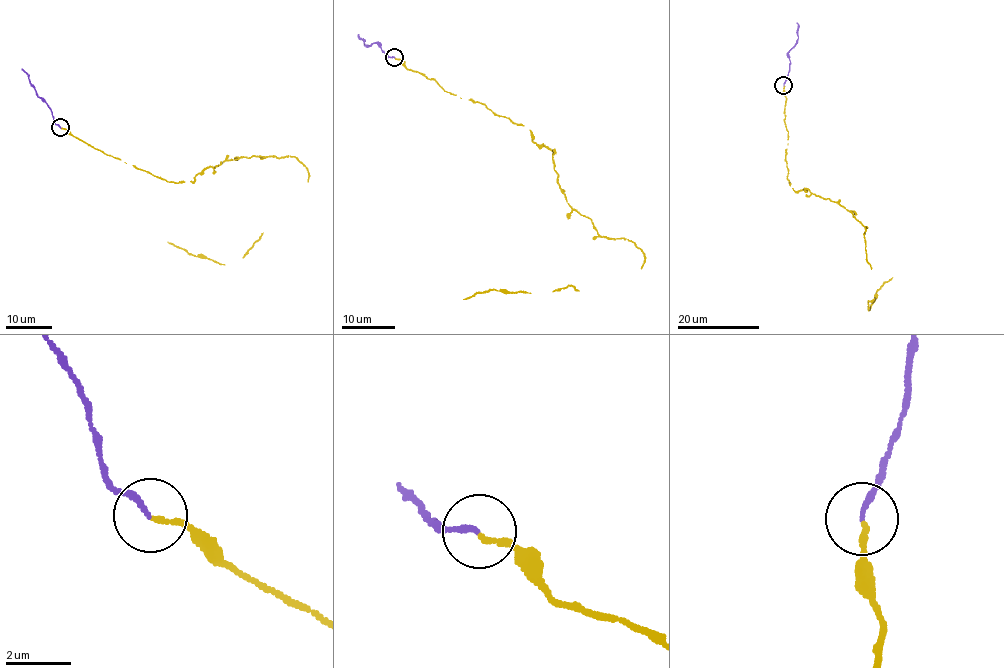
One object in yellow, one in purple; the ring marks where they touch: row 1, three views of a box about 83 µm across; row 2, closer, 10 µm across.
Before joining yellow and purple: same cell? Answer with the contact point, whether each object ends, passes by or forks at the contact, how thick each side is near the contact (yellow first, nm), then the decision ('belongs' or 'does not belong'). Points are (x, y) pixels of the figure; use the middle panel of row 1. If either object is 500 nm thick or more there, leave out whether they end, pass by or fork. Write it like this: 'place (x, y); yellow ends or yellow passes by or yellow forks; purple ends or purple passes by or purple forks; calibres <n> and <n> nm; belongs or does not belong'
place (394, 57); yellow ends; purple ends; calibres 160 and 150 nm; belongs

